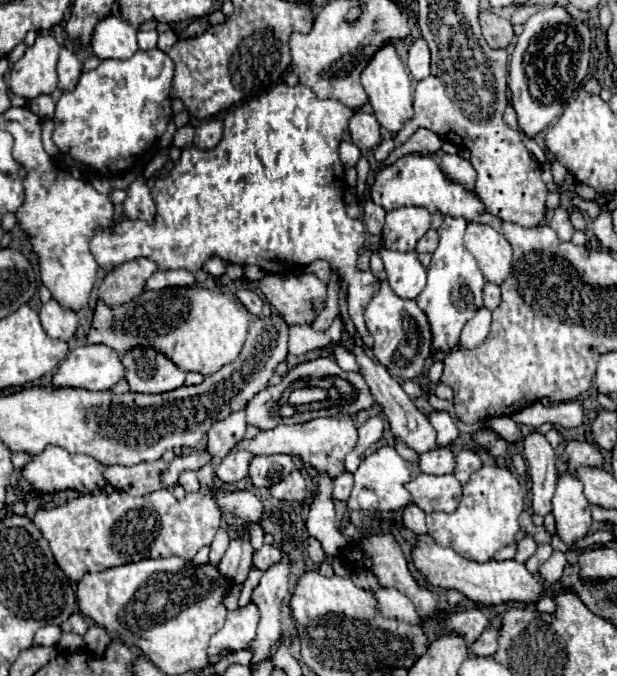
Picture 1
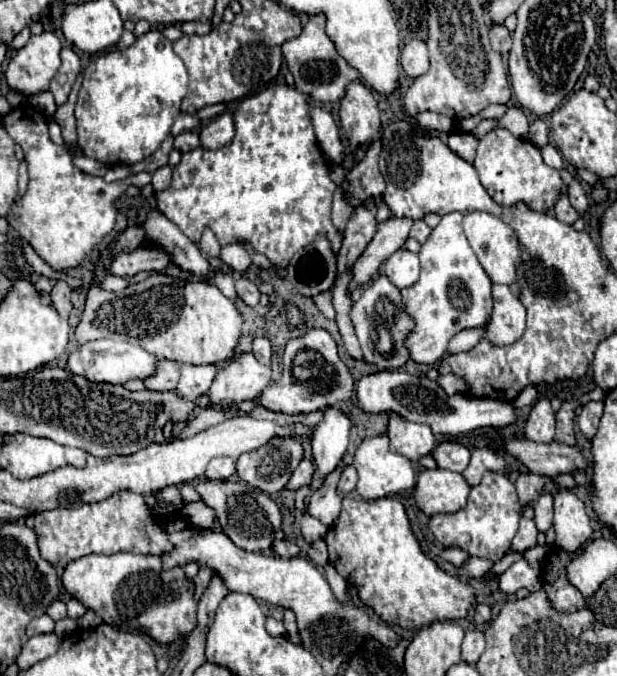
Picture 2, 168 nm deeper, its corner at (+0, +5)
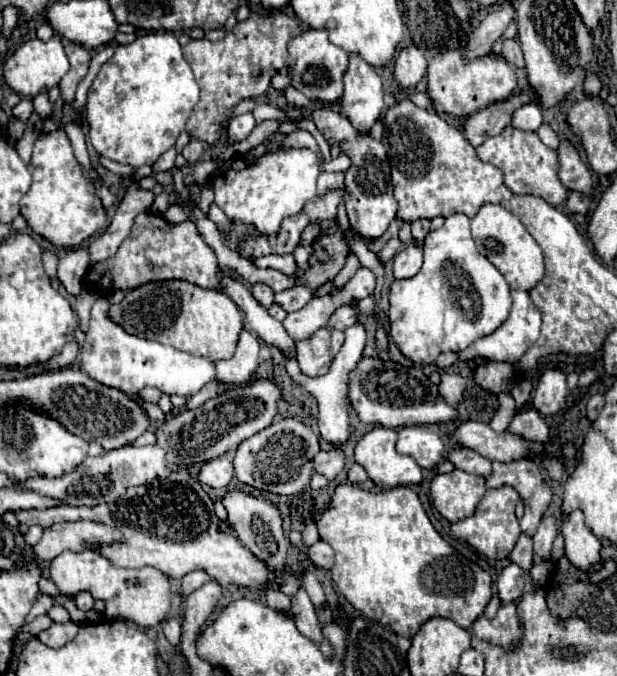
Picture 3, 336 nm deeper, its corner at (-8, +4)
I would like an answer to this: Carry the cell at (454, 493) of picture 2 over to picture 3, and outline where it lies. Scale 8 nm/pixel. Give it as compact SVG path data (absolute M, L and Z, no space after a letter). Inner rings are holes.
M452 470L448 474L438 474L434 476L432 484L430 484L430 498L434 508L450 522L458 522L466 516L470 516L476 510L476 504L480 502L480 498L484 496L486 490L486 480L482 476L476 474L468 474L462 470Z

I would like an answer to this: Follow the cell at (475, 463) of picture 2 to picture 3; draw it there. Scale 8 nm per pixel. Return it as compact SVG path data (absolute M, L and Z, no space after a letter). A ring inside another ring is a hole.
M530 458L508 464L492 462L492 476L486 478L486 486L496 488L504 484L512 484L518 490L520 498L524 500L526 512L520 518L520 526L524 534L534 536L540 518L548 510L548 504L552 500L552 492L542 480L538 466Z

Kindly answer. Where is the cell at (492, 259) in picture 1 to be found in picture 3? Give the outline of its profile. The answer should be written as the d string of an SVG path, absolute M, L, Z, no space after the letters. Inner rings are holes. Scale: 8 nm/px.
M484 204L480 212L472 218L472 238L476 242L476 248L482 256L486 256L506 278L508 286L514 290L530 290L534 288L542 276L544 276L544 258L542 250L532 240L532 234L508 212L506 208L498 204Z

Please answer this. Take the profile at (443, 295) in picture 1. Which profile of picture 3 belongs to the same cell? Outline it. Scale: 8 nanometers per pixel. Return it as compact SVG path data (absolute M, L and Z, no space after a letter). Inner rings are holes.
M462 212L446 218L444 226L432 230L424 240L424 266L422 270L408 280L394 280L390 290L390 334L394 344L404 356L420 366L432 366L436 356L442 352L460 352L470 346L474 340L492 334L510 312L510 286L504 276L476 250L476 244L470 236L470 218Z

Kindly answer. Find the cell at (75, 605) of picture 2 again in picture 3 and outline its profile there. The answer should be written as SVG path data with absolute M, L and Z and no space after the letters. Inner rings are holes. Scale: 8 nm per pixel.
M80 592L80 594L76 594L76 596L74 596L74 602L76 602L76 608L82 610L82 612L92 610L92 606L94 606L94 598L92 598L88 592Z

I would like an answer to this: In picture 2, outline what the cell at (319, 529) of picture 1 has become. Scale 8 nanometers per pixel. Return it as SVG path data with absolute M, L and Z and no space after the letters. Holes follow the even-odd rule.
M326 407L320 423L312 431L314 465L320 477L326 477L336 469L342 455L346 453L350 437L350 419L340 407Z

